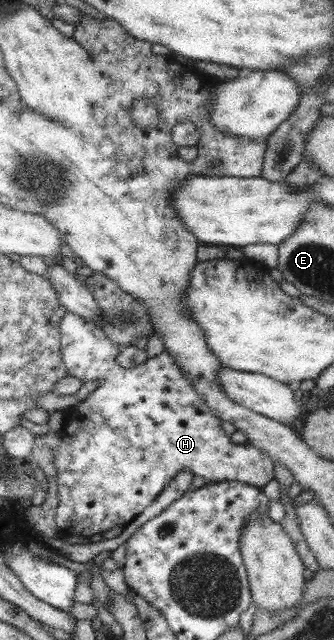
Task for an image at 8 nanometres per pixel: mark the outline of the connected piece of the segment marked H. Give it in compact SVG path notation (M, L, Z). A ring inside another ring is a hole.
M69 312L67 316L62 320L62 352L66 366L68 367L68 373L70 376L77 377L83 382L97 381L99 386L96 390L91 392L89 396L72 407L65 419L65 427L59 433L61 436L61 443L56 449L55 456L55 469L57 470L58 490L60 497L60 506L58 507L57 521L59 530L62 533L69 533L69 535L84 536L86 538L91 535L97 535L97 533L104 533L123 525L123 527L131 524L141 513L147 509L147 506L151 505L158 497L163 493L163 490L181 473L187 471L190 475L202 477L207 482L228 482L228 481L242 481L249 485L262 488L267 485L271 479L275 479L275 467L273 466L273 460L269 457L268 453L265 453L262 449L255 447L251 444L239 445L232 440L231 429L226 425L219 416L216 416L214 409L206 404L204 397L197 392L195 385L191 379L185 377L183 369L179 365L179 362L167 351L163 351L154 358L149 358L143 365L138 365L134 369L125 369L121 367L117 361L121 347L115 345L102 330L99 325L93 323L91 319L85 319L85 317L79 317L79 315Z

